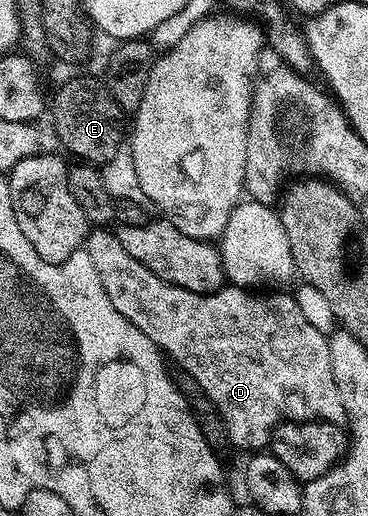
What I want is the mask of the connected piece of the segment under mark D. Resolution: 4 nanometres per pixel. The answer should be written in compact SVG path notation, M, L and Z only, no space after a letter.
M95 227L88 232L85 251L89 259L93 259L97 275L101 275L101 287L105 287L109 303L113 303L138 332L149 335L152 343L172 362L183 365L184 371L199 384L200 391L215 404L227 428L227 437L237 448L266 450L271 433L282 421L328 421L338 426L346 422L343 393L333 379L328 334L323 334L303 314L302 307L293 298L286 297L286 292L260 295L238 287L224 287L214 293L194 293L170 285L153 275L145 263L137 263L137 259L121 247L121 239L107 227Z

